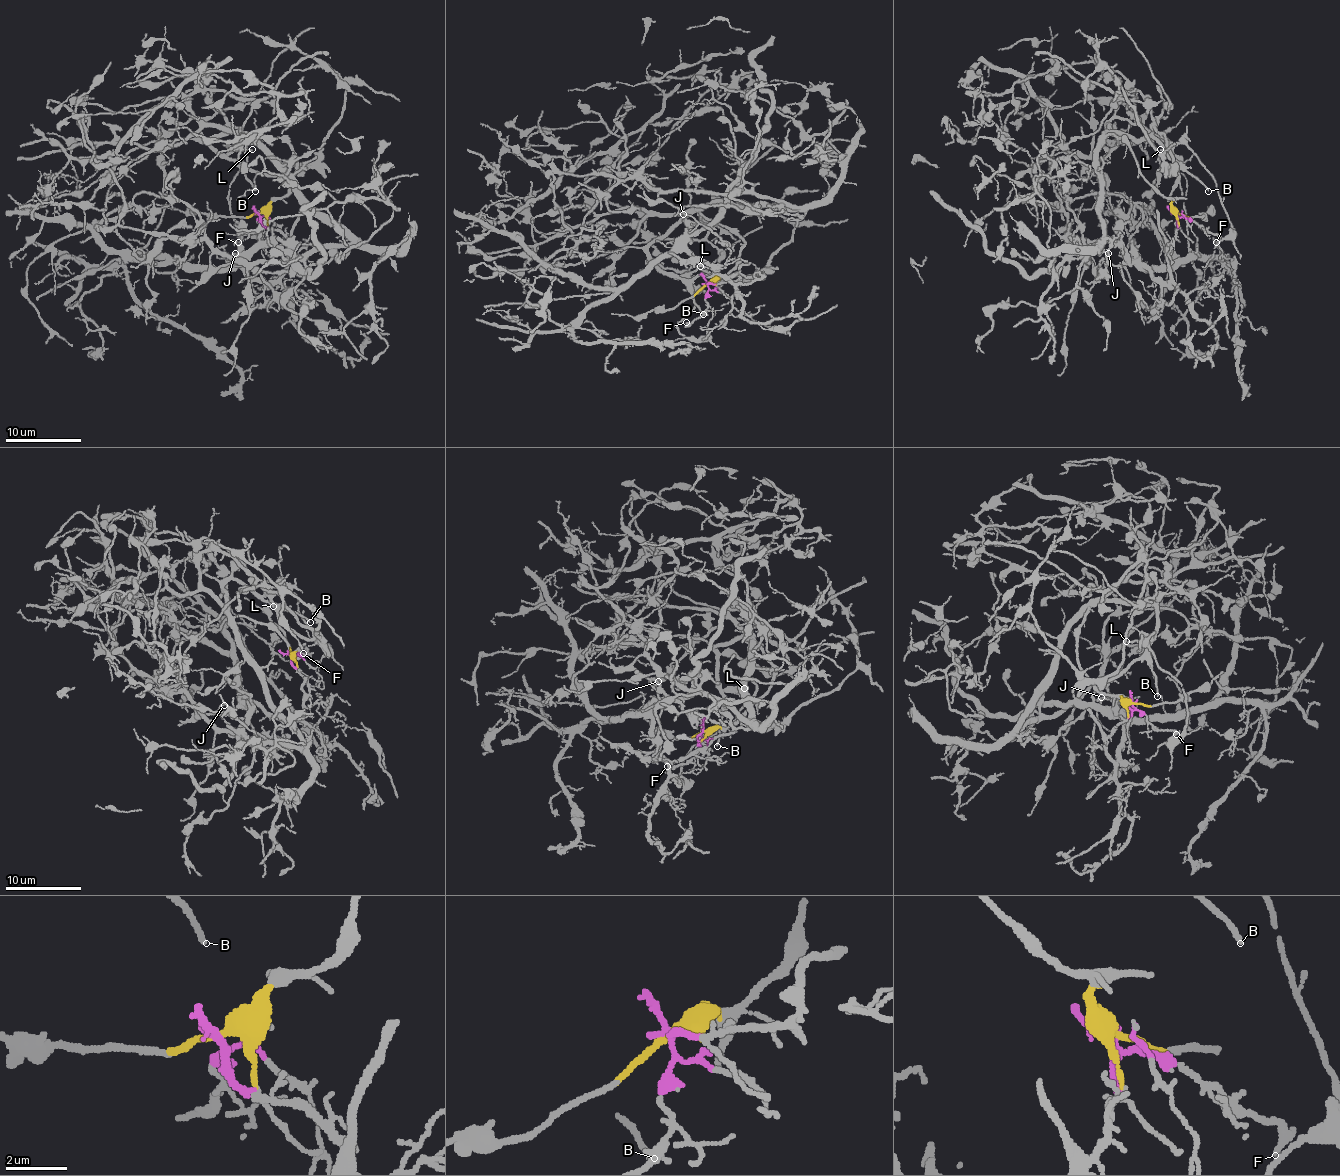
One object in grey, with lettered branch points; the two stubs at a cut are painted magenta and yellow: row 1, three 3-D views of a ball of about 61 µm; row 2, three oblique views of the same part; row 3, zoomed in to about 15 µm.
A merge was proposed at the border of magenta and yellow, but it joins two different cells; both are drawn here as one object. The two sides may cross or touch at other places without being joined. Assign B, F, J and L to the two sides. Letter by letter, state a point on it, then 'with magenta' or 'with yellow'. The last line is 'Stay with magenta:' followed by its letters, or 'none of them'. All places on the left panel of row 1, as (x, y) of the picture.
B: (255, 191) | with yellow
F: (238, 242) | with magenta
J: (235, 253) | with yellow
L: (252, 149) | with yellow
Stay with magenta: F

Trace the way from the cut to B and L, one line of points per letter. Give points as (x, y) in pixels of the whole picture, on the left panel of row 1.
B: (260, 213), (288, 192), (295, 156), (279, 137), (260, 134), (216, 134), (199, 137), (231, 158), (256, 190)
L: (260, 213), (288, 192), (295, 156), (279, 137), (260, 134), (216, 134), (199, 137), (218, 153), (252, 149)

